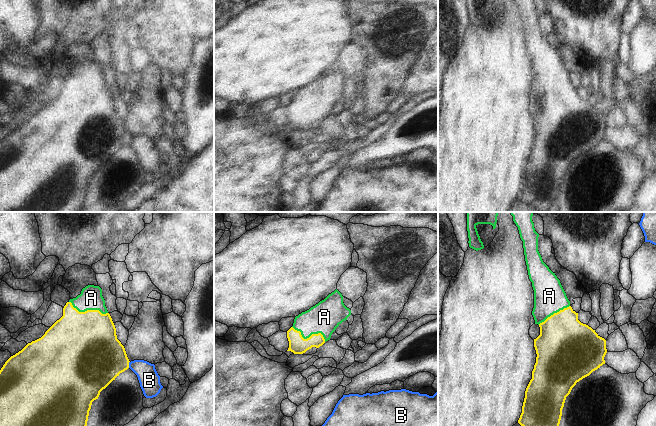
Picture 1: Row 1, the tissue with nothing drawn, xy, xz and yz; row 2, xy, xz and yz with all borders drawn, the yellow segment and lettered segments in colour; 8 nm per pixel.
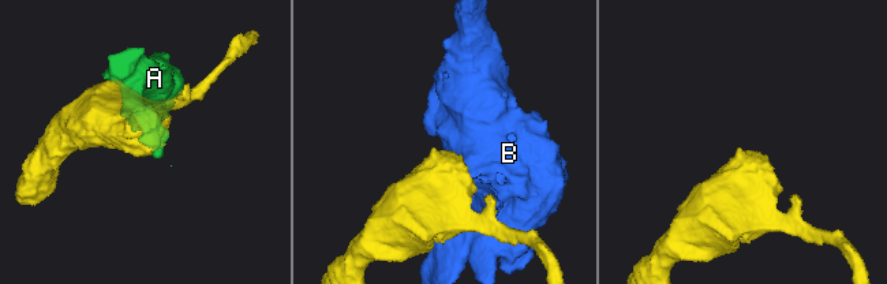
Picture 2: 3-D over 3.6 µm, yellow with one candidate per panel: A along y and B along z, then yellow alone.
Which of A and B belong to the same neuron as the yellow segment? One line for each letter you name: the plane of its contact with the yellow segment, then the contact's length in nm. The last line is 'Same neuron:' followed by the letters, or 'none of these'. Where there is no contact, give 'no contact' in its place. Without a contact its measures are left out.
A: xy | 320 nm
Same neuron: A

